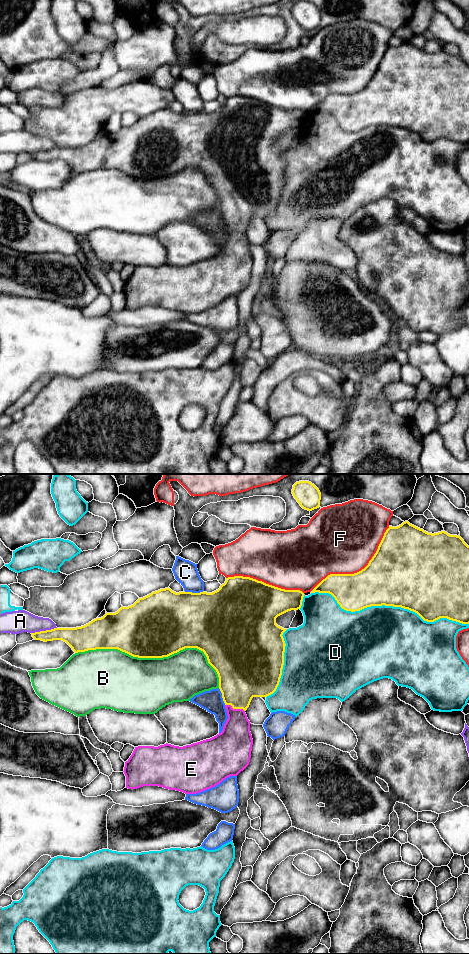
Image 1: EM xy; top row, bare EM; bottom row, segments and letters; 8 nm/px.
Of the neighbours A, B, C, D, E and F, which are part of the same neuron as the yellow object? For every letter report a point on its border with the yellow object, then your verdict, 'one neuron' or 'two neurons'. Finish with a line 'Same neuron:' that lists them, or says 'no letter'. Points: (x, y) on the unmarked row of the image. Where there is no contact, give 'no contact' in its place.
A: xy (43, 151) | two neurons
B: xy (157, 177) | two neurons
C: xy (194, 113) | two neurons
D: xy (389, 125) | two neurons
E: xy (235, 228) | one neuron
F: xy (359, 91) | two neurons
Same neuron: E

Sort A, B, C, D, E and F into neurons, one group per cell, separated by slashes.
A / B / C / D / E / F

